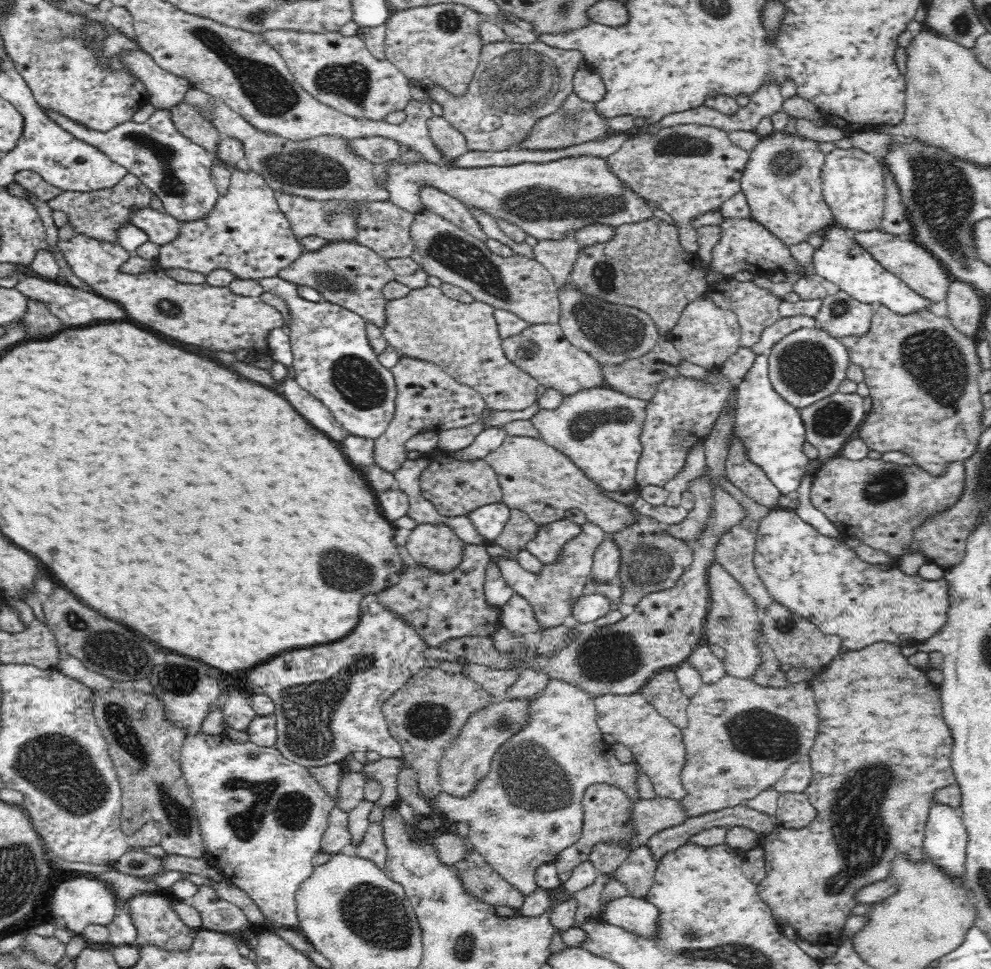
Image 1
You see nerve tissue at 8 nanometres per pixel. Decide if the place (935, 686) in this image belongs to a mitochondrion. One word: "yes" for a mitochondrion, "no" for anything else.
no

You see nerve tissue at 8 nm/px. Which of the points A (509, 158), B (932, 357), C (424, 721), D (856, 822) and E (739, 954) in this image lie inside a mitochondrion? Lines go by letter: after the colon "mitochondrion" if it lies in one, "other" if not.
A: other
B: mitochondrion
C: mitochondrion
D: mitochondrion
E: mitochondrion

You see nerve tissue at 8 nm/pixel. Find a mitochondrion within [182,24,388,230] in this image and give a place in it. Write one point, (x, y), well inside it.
(296, 167)

